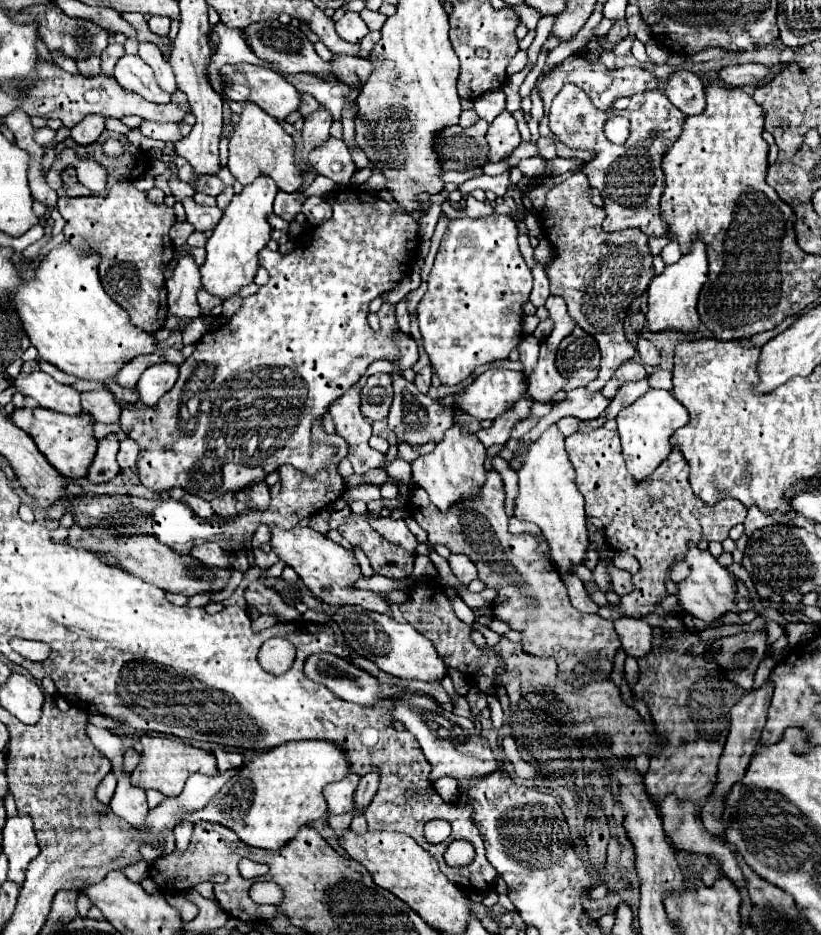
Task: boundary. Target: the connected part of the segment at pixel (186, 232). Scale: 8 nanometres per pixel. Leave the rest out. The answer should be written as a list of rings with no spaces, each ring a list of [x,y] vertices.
[[[183,221],[183,223],[175,223],[173,227],[171,227],[171,231],[169,231],[169,235],[171,235],[171,239],[173,239],[173,243],[177,245],[177,247],[183,247],[185,243],[187,243],[187,237],[193,233],[195,229],[187,223],[187,221]]]

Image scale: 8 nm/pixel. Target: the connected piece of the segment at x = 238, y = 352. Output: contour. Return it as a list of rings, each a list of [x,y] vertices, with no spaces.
[[[343,189],[337,191],[335,195],[327,197],[333,205],[333,217],[325,223],[321,223],[319,227],[313,229],[313,233],[307,235],[307,245],[303,247],[295,247],[291,253],[281,255],[279,251],[271,251],[271,249],[263,249],[258,254],[261,258],[261,265],[269,271],[269,281],[265,285],[259,287],[259,291],[255,295],[249,295],[243,299],[239,311],[219,329],[207,331],[201,341],[195,345],[195,351],[185,359],[185,363],[179,367],[179,379],[175,383],[175,387],[163,395],[163,399],[157,403],[155,407],[141,407],[141,409],[123,409],[121,413],[121,429],[139,443],[141,453],[139,453],[139,477],[141,483],[147,485],[149,489],[155,491],[167,491],[169,487],[183,487],[185,491],[199,495],[207,501],[215,499],[215,495],[223,495],[227,491],[237,491],[243,489],[259,479],[265,479],[267,473],[277,471],[279,465],[283,463],[295,463],[301,461],[301,471],[311,471],[313,475],[317,471],[321,471],[325,465],[331,463],[333,455],[335,455],[335,447],[324,444],[314,444],[311,438],[311,421],[315,417],[321,417],[327,407],[339,397],[343,395],[343,391],[347,391],[347,387],[355,385],[361,375],[365,375],[367,367],[375,361],[375,359],[395,359],[395,345],[391,343],[391,339],[387,337],[385,331],[373,331],[367,323],[367,313],[369,313],[369,301],[375,299],[381,293],[393,291],[397,287],[397,283],[403,279],[405,275],[405,265],[407,261],[413,263],[415,259],[415,251],[417,251],[417,243],[419,243],[419,223],[403,213],[397,213],[395,209],[391,209],[385,201],[381,201],[381,197],[365,193],[361,189]]]

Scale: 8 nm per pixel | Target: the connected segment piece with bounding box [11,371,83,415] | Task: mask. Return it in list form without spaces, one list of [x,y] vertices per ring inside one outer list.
[[[33,371],[29,375],[19,373],[11,381],[11,389],[15,389],[21,395],[33,397],[41,407],[55,409],[67,415],[81,413],[81,403],[79,403],[79,393],[71,385],[57,383],[51,375],[43,371]]]

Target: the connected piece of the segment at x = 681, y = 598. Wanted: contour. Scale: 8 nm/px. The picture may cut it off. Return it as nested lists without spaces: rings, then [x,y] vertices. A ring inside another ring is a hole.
[[[687,543],[687,553],[685,553],[683,561],[689,565],[689,577],[685,577],[683,581],[677,583],[677,603],[685,613],[689,613],[697,619],[703,619],[707,623],[719,619],[727,611],[739,613],[739,609],[733,603],[735,579],[725,567],[721,567],[717,563],[717,559],[709,551],[701,551],[695,543]]]

